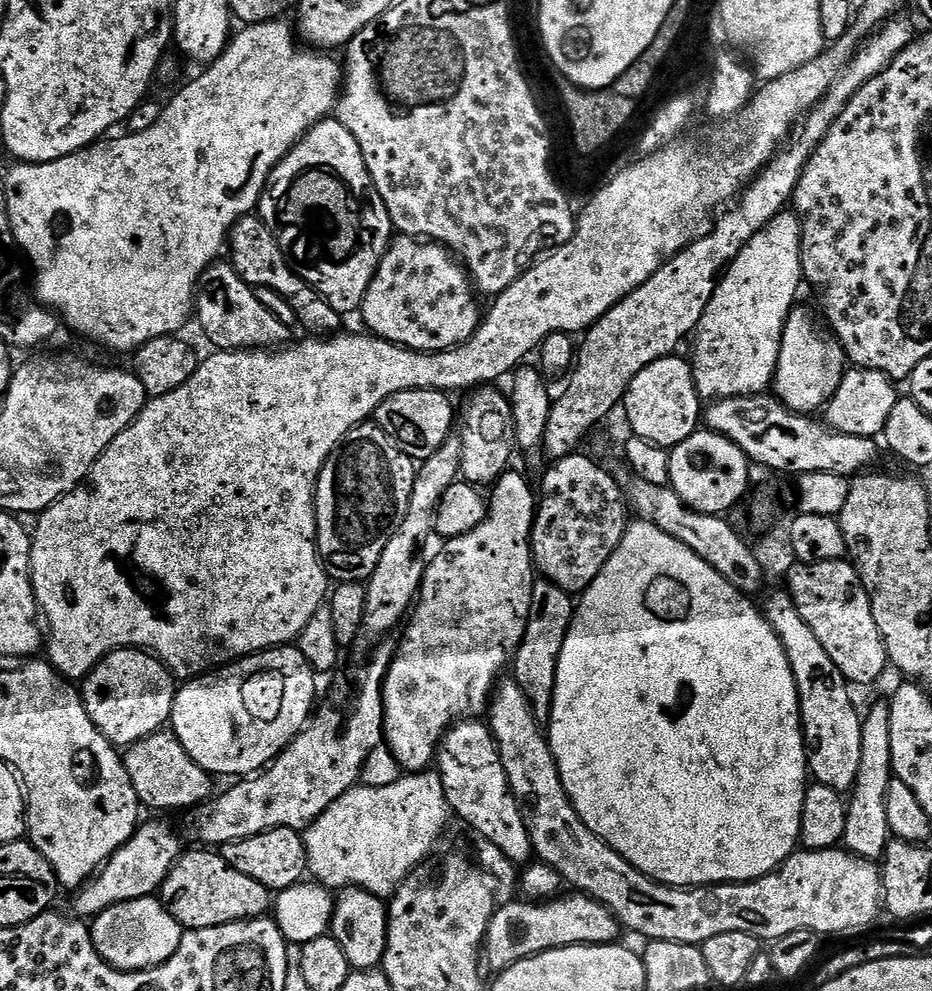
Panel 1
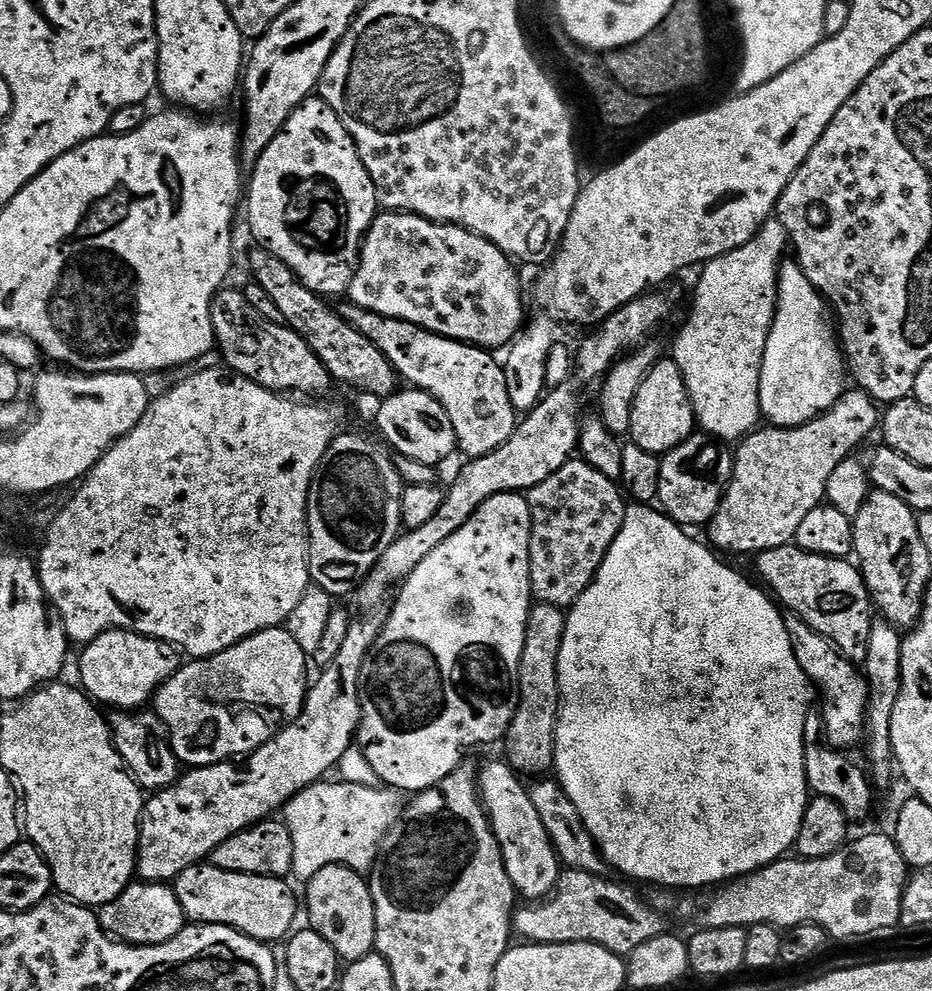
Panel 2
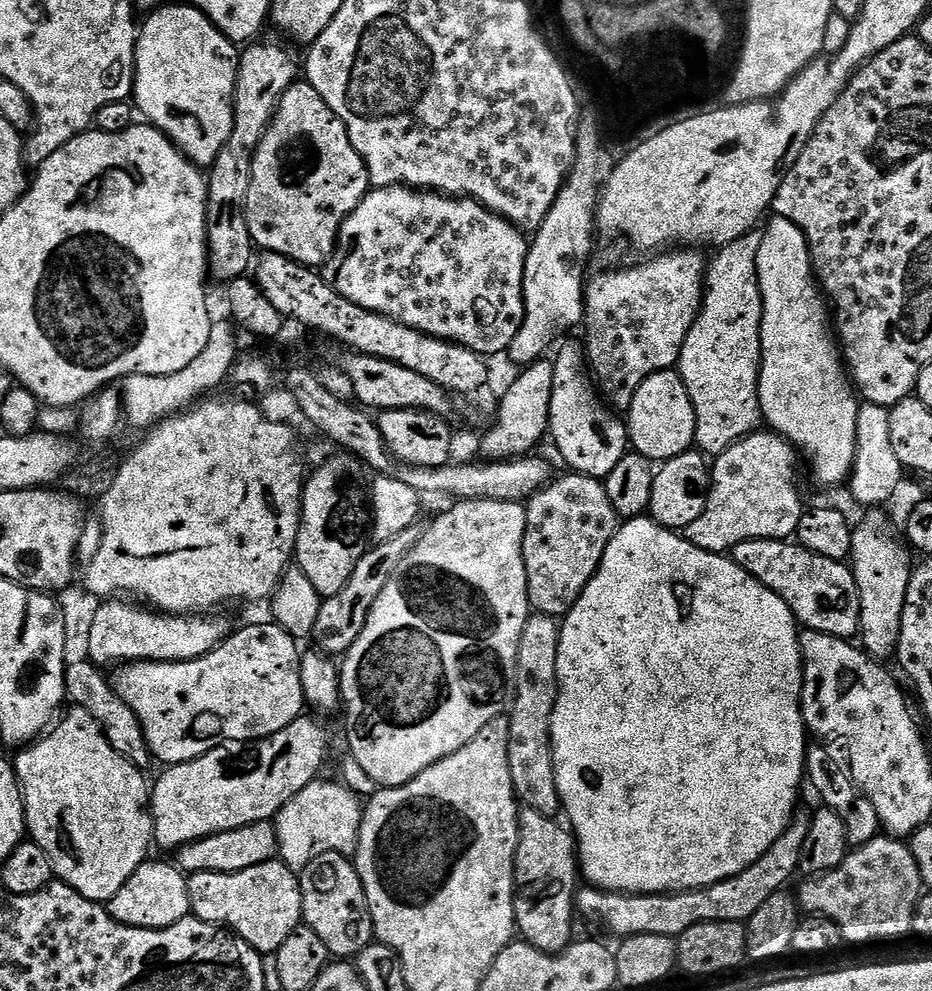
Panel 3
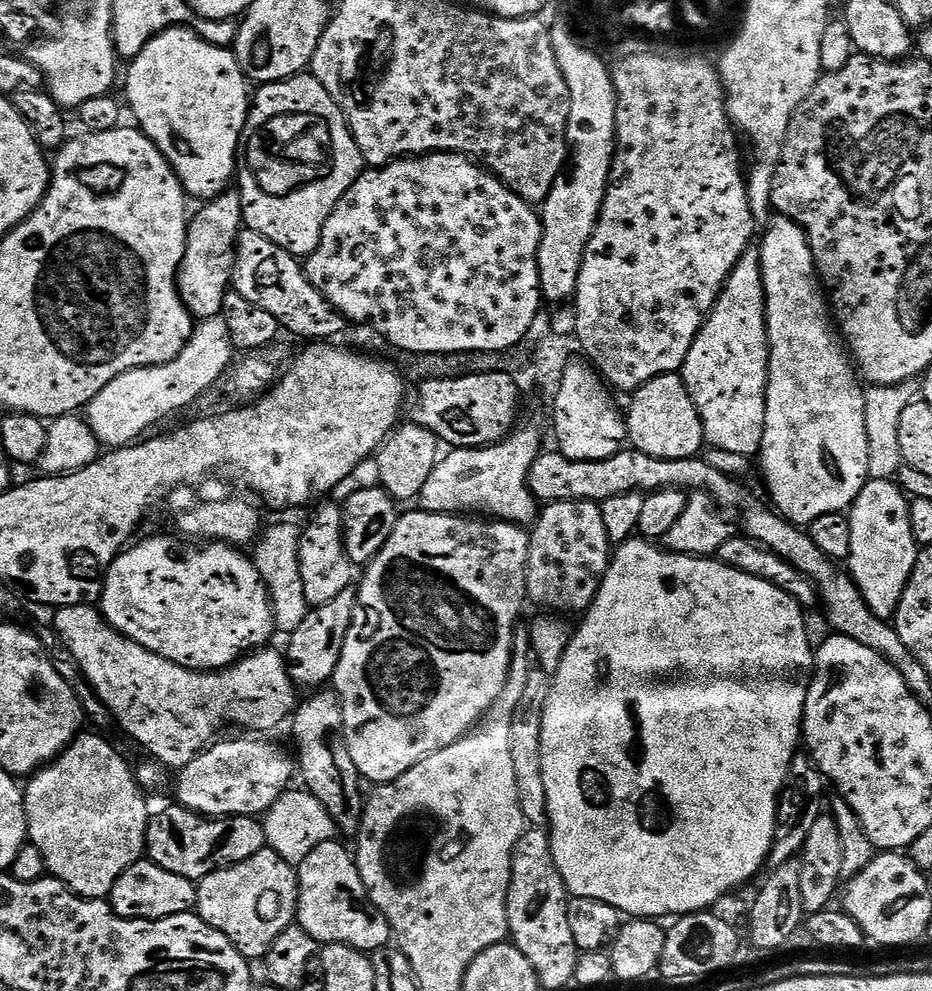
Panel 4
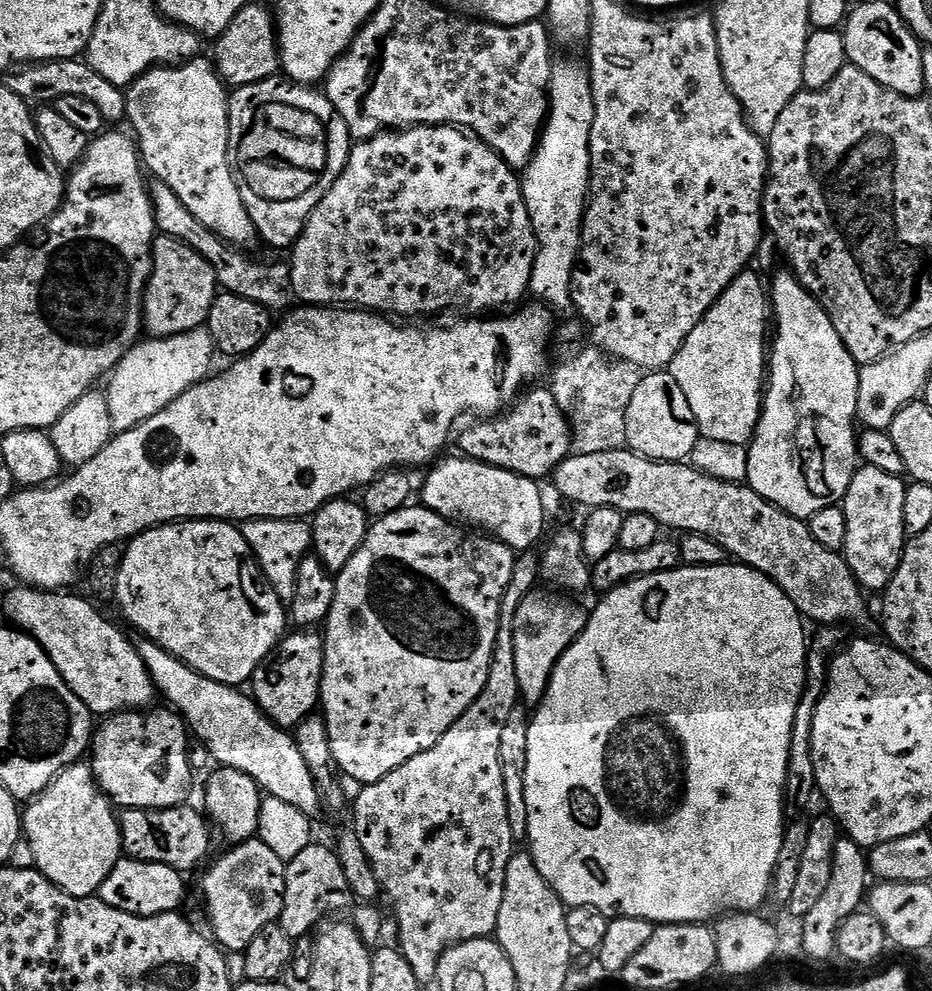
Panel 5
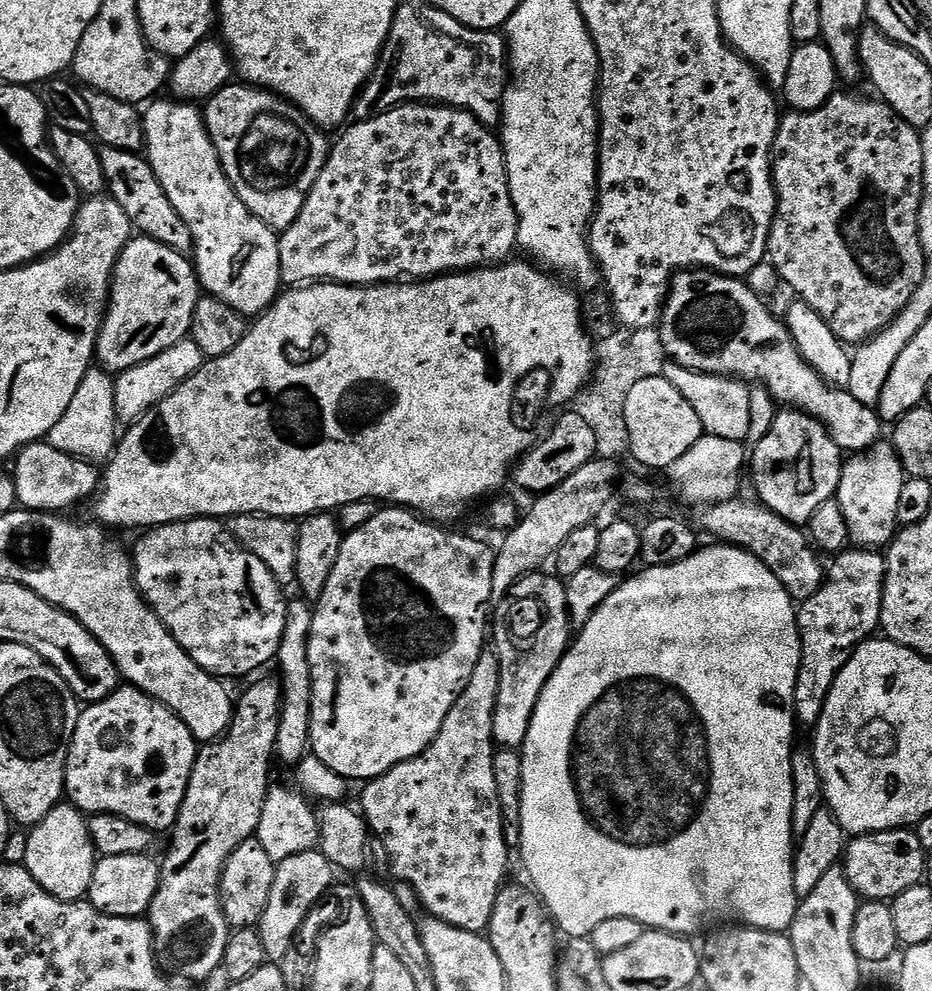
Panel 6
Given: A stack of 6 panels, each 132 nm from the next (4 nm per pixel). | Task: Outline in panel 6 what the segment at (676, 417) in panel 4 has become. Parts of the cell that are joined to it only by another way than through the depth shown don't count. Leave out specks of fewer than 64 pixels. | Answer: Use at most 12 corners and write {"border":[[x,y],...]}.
{"border":[[664,375],[626,396],[630,456],[667,470],[705,434]]}

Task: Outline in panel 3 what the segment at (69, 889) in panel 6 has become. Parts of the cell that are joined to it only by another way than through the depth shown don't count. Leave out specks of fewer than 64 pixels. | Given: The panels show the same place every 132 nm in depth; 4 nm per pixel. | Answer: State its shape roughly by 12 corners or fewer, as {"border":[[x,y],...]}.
{"border":[[73,707],[19,749],[27,835],[107,902],[149,859],[150,784]]}

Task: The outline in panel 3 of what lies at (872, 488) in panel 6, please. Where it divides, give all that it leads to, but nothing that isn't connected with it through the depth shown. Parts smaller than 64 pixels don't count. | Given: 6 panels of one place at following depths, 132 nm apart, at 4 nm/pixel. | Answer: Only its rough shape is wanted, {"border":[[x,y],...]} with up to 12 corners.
{"border":[[884,510],[852,530],[859,643],[895,657],[914,571]]}

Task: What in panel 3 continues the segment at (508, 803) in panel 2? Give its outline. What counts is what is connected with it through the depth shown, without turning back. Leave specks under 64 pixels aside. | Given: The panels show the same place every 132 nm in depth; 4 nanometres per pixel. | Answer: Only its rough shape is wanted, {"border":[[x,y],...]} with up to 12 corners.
{"border":[[524,808],[516,930],[549,954],[573,943],[573,833]]}

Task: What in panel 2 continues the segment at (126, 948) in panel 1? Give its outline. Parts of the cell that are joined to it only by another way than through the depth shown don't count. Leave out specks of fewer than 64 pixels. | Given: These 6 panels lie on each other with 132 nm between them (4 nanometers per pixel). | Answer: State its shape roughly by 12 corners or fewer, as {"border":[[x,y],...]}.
{"border":[[133,882],[98,908],[109,936],[161,944],[186,927],[171,883]]}

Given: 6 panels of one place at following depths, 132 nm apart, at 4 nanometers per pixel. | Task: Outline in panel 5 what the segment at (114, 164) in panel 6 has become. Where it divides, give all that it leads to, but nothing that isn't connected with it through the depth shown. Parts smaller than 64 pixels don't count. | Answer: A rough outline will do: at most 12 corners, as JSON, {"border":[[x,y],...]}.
{"border":[[153,179],[157,233],[210,262],[223,291],[289,307],[287,263],[251,260]]}

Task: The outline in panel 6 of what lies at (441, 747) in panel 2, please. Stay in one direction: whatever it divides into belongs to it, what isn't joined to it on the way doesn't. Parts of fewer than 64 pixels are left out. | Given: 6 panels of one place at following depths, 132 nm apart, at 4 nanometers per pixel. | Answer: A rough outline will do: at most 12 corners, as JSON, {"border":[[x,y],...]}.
{"border":[[407,508],[312,615],[311,751],[422,754],[490,636],[496,552]]}

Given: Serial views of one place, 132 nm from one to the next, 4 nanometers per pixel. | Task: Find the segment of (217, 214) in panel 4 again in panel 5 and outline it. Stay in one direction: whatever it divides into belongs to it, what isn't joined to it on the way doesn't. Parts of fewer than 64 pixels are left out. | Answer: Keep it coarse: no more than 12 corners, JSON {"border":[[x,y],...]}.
{"border":[[152,242],[144,323],[152,338],[201,327],[216,275],[190,246]]}

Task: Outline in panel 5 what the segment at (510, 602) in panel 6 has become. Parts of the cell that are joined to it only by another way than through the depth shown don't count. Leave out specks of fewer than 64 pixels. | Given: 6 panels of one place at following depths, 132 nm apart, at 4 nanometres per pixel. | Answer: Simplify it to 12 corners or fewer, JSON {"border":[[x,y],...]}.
{"border":[[538,588],[518,606],[521,699],[537,707],[588,624],[571,597]]}

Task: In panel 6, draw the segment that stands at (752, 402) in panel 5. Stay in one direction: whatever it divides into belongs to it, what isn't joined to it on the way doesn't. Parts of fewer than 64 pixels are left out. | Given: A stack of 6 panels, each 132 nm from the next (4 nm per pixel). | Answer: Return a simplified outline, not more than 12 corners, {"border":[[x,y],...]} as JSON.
{"border":[[668,362],[663,375],[705,433],[747,441],[745,381]]}

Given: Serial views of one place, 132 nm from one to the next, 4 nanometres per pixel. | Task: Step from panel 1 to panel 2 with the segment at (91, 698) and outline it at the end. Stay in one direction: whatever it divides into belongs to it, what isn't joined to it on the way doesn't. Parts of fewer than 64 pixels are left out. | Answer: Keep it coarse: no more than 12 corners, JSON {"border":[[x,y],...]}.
{"border":[[111,628],[83,645],[79,687],[140,710],[180,669],[164,640]]}

